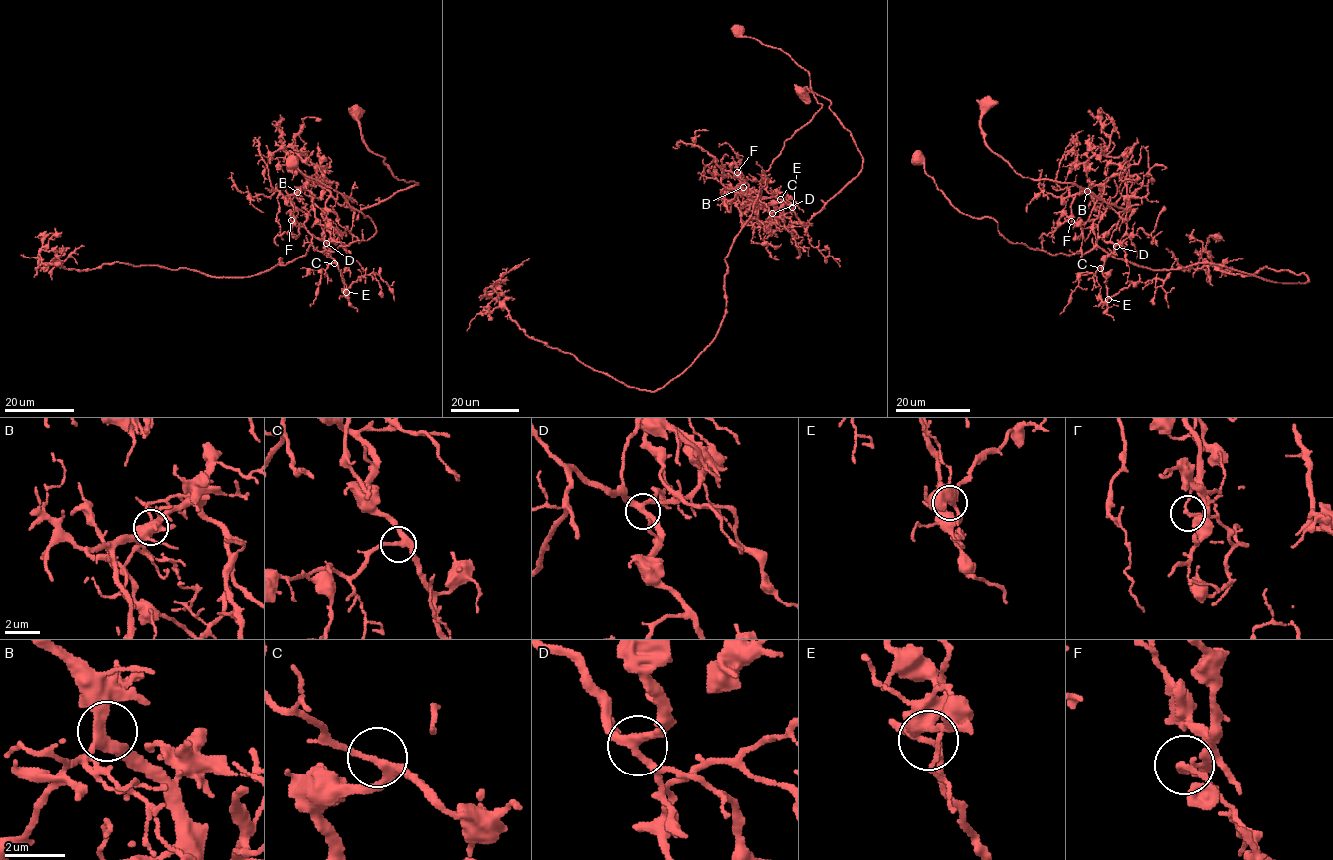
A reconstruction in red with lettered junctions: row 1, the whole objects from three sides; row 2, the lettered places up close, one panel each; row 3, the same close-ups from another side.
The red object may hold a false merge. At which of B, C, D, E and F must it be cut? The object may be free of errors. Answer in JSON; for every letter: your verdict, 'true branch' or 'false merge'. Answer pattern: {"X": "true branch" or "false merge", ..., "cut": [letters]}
{"B": "true branch", "C": "true branch", "D": "true branch", "E": "true branch", "F": "false merge", "cut": ["F"]}

